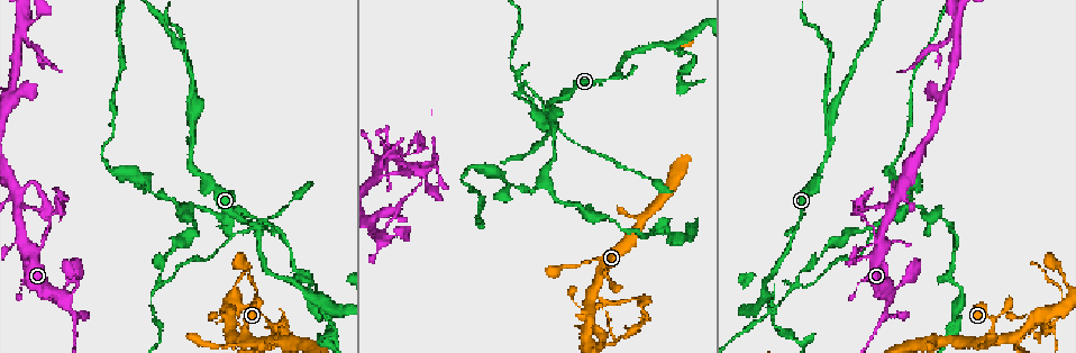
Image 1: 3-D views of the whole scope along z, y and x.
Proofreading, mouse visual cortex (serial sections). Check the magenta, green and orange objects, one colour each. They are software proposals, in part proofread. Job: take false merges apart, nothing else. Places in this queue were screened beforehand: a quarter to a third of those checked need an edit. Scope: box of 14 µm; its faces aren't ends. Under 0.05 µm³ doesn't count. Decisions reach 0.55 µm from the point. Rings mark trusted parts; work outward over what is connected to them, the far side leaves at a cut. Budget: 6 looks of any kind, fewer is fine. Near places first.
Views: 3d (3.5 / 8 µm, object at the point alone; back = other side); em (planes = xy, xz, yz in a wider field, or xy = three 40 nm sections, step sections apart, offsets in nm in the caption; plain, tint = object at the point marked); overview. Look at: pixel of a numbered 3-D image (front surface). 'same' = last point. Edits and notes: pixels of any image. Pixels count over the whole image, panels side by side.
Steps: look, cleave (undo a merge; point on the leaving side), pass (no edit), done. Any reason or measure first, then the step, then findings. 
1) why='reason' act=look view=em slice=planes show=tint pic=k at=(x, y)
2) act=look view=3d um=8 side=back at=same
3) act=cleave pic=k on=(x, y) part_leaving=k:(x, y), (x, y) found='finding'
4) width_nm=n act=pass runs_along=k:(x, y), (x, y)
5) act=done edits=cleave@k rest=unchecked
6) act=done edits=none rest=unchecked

why='a fork' act=look view=3d um=3.5 pic=1 at=(194, 112)

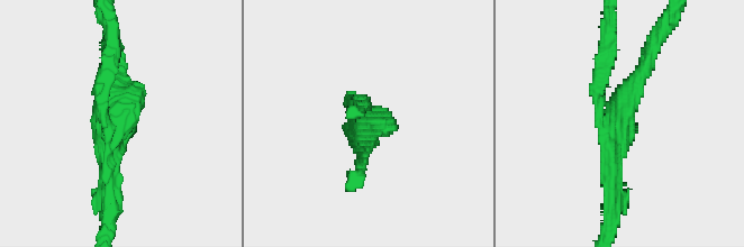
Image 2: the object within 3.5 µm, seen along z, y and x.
arms=3 arm_widths_nm=200,200,200 why='now the EM' act=look view=em slice=xy step=1 show=tint pic=2 at=(368, 123)

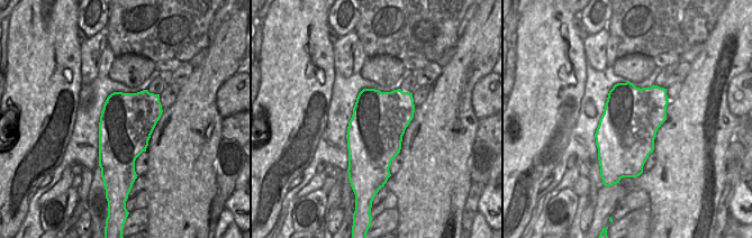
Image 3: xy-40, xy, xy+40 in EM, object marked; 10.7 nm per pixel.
act=cleave pic=2 on=(602, 78) part_leaving=2:(601, 119), (599, 74), (607, 26) found='two cells meet here'

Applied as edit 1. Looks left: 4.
why='redraw' act=look view=overview

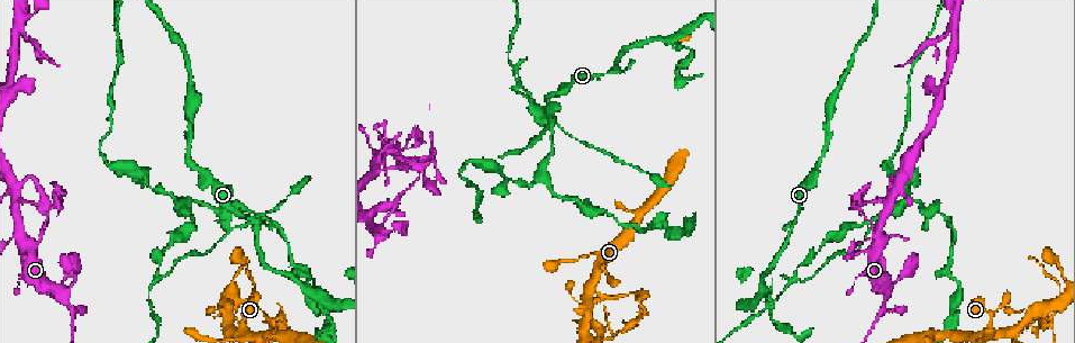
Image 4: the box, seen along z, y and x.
why='thin arm on a thick one' act=look view=3d um=3.5 pic=4 at=(884, 305)

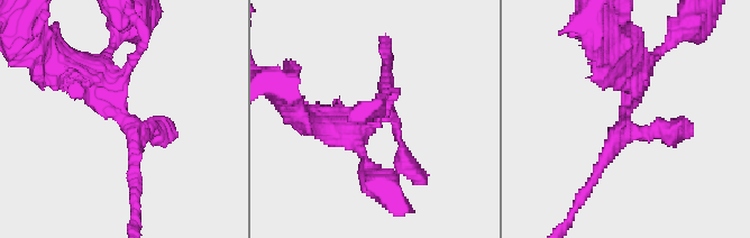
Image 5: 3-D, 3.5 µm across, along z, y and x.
act=pass runs_along=5:(74, 61), (151, 130) found='one cell here'

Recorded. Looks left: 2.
act=done edits=cleave@2 rest=unchecked

